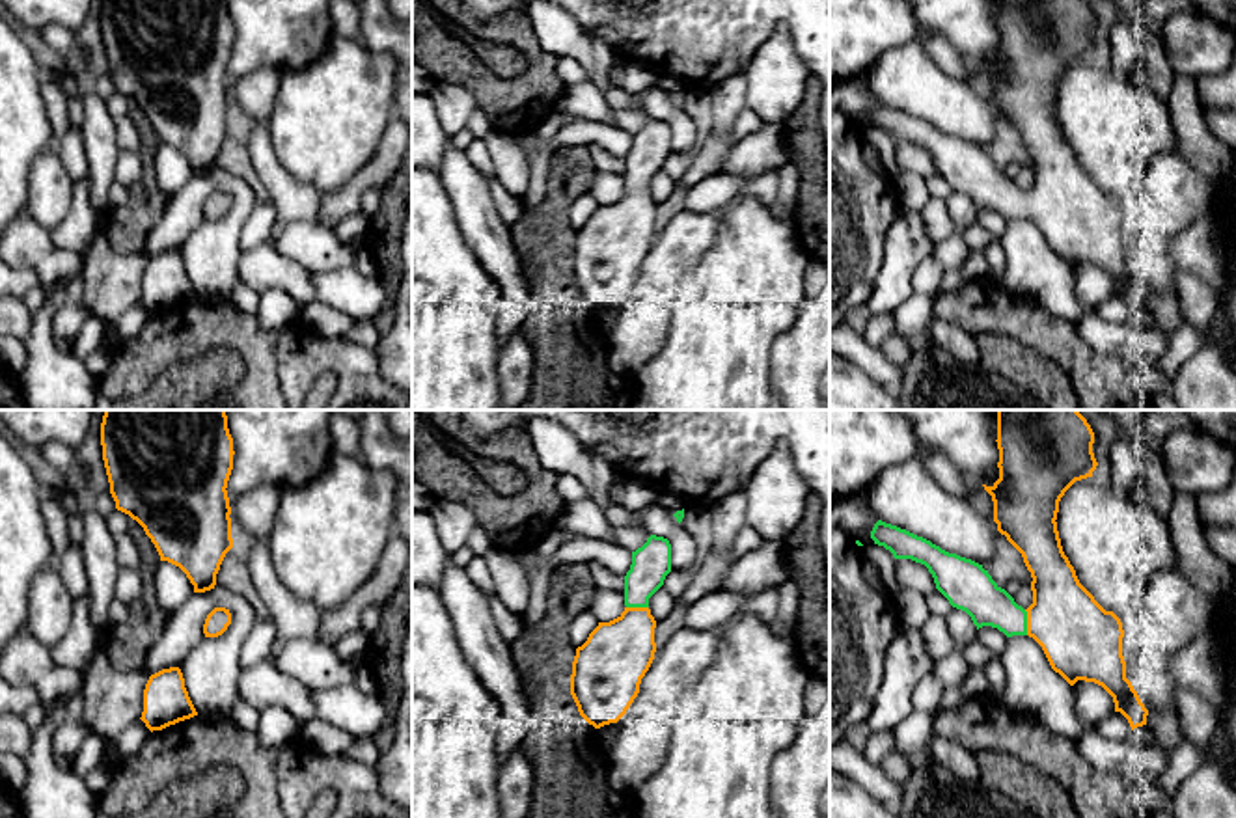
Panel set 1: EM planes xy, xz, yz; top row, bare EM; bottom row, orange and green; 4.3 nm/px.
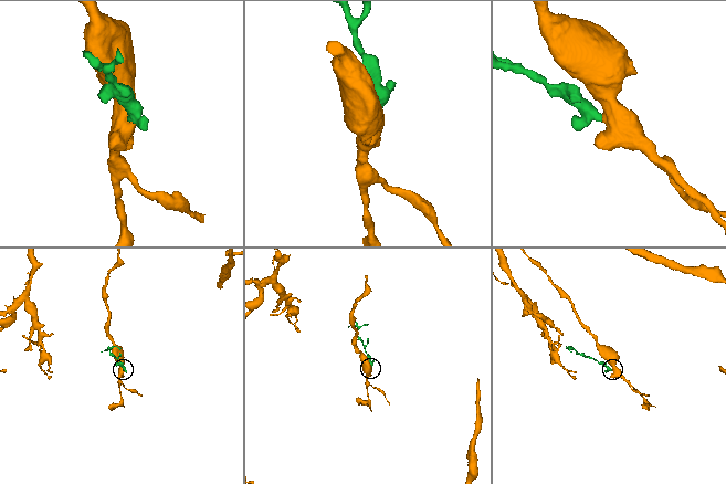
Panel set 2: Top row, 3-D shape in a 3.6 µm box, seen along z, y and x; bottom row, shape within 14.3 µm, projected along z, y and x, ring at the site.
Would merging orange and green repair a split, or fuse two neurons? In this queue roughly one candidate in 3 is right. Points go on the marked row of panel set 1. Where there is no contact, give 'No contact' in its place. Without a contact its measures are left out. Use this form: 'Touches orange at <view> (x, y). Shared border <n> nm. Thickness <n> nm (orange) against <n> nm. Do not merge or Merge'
Touches orange at yz (1028, 623). Shared border 110 nm. Thickness 340 nm (orange) against 180 nm. Merge

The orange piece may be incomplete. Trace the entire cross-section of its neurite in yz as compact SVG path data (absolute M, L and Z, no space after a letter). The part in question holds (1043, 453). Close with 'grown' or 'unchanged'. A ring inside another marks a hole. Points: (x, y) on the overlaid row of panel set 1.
M997 410L999 479L984 490L994 501L997 531L1022 553L1031 572L1033 604L1023 609L1001 589L982 565L949 553L930 540L878 520L871 531L874 544L884 546L895 559L912 559L928 568L936 589L956 609L966 611L979 628L992 626L1007 637L1029 635L1044 650L1051 669L1070 686L1078 680L1102 686L1132 730L1147 725L1148 710L1126 678L1122 656L1122 622L1106 611L1079 583L1074 566L1063 552L1057 512L1064 492L1081 479L1092 477L1098 462L1092 453L1094 432L1078 410Z; grown

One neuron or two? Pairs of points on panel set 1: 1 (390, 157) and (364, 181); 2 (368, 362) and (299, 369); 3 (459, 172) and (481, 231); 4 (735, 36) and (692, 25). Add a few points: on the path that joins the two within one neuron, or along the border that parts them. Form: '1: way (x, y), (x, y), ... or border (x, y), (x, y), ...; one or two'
1: way (384, 163), (370, 176); one
2: way (351, 349), (315, 354); one
3: way (466, 187), (478, 217); one
4: way (724, 25), (703, 25); one

